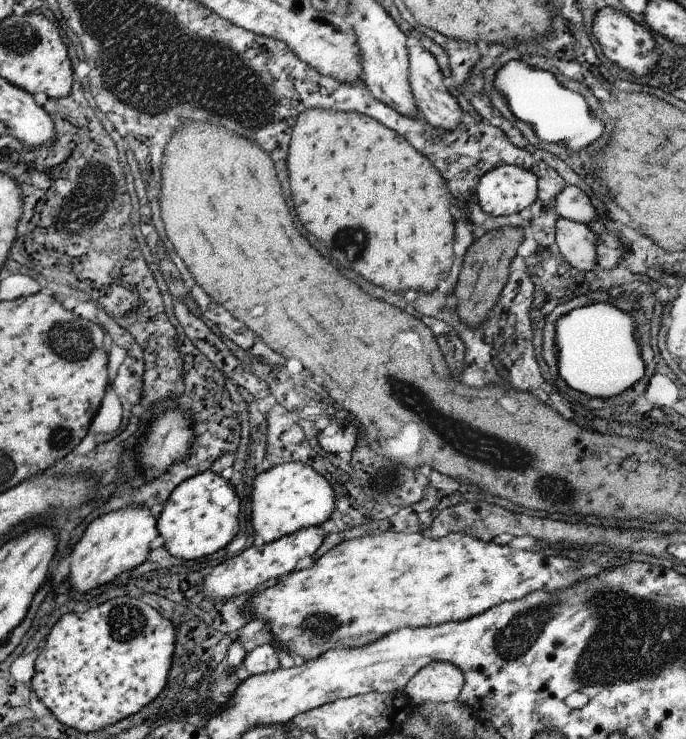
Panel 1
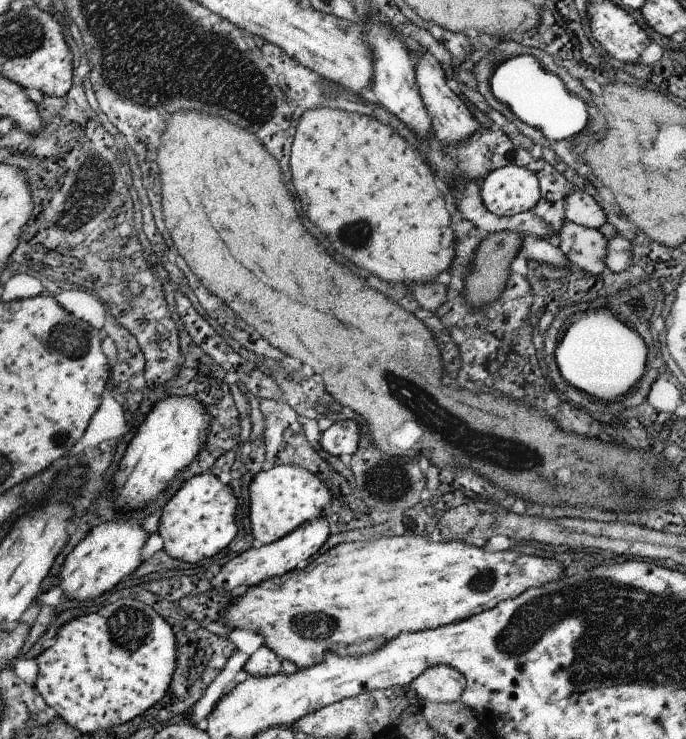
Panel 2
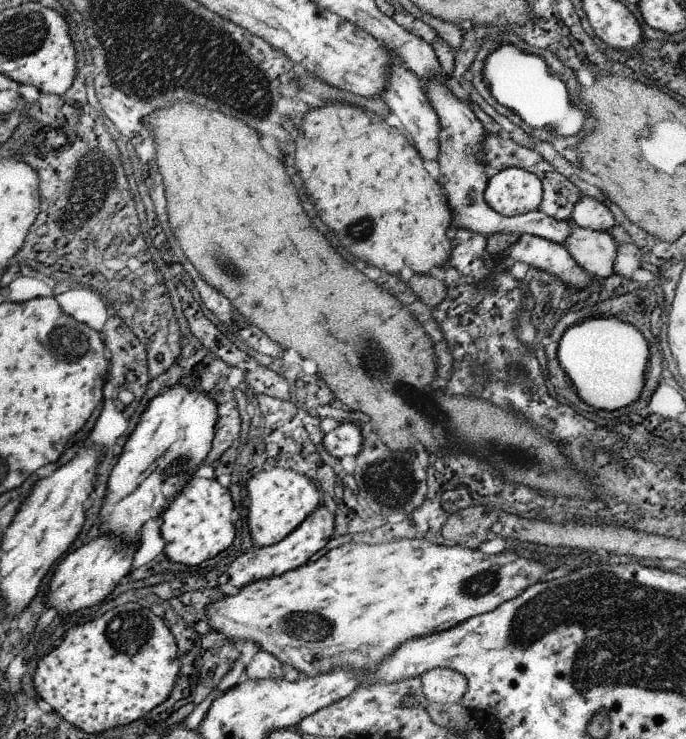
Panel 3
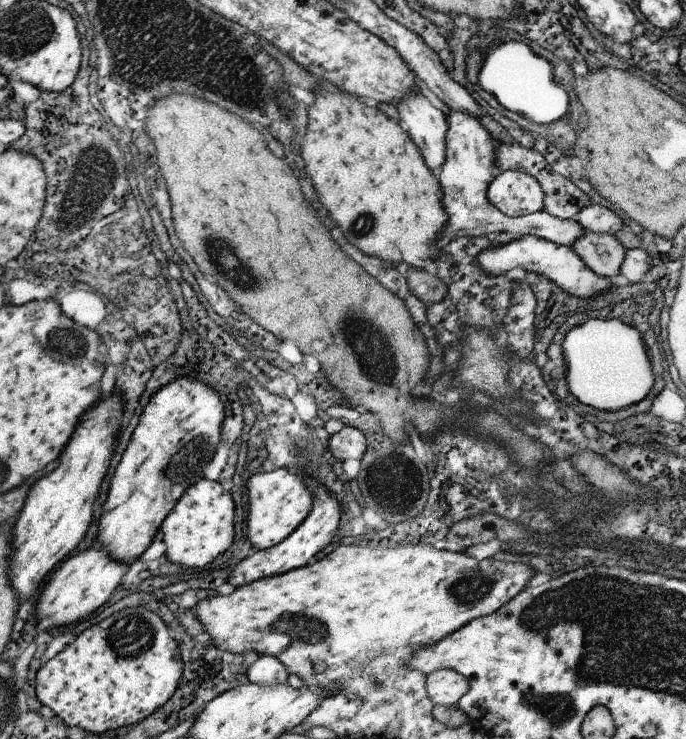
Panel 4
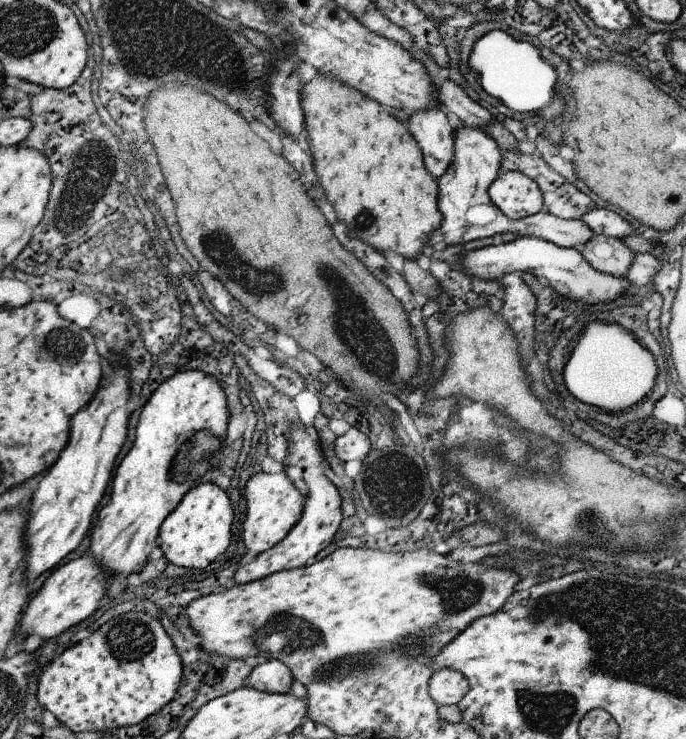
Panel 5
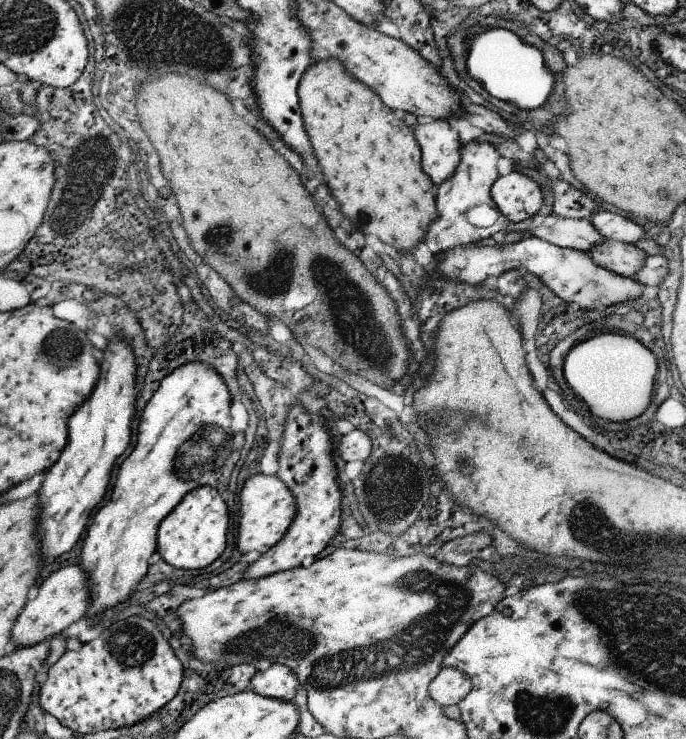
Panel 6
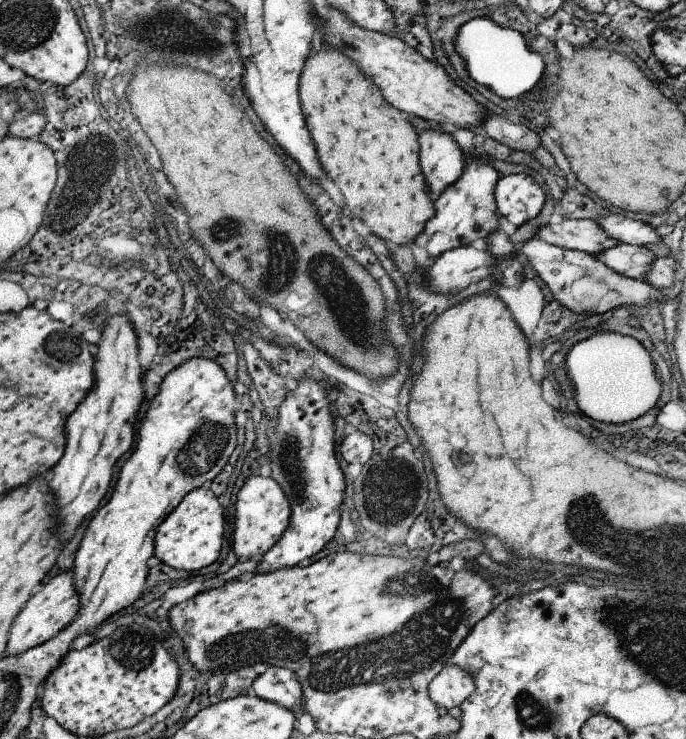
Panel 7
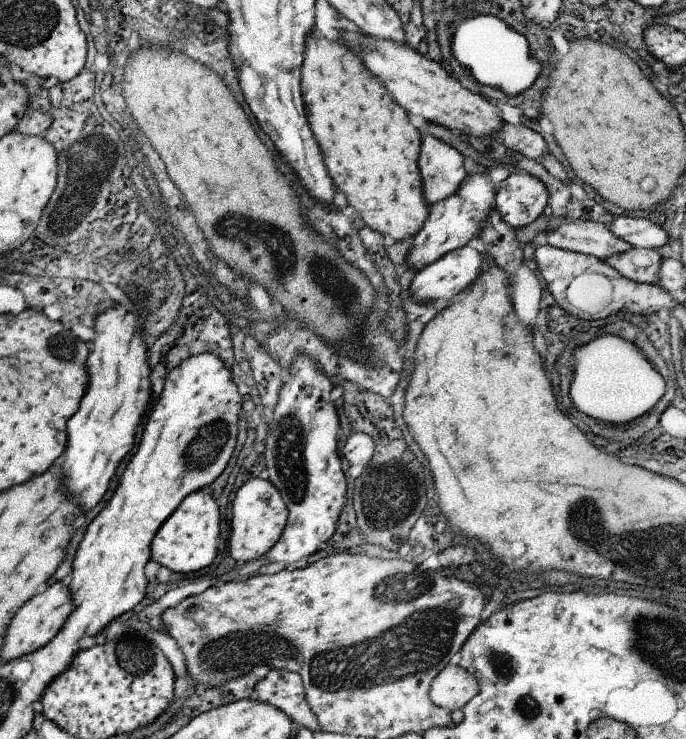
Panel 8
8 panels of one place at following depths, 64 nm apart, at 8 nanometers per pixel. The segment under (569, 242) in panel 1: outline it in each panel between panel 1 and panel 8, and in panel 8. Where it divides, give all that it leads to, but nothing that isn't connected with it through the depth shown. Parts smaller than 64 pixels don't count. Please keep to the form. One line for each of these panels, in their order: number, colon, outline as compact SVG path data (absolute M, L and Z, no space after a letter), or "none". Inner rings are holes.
2: M563 222L557 232L557 248L573 268L587 274L607 274L607 238L599 230L589 230Z
3: M571 226L569 236L561 242L573 262L593 278L609 278L613 272L617 244L607 232L593 232L587 228Z
4: M583 230L581 236L571 242L571 252L589 268L589 272L609 278L619 274L623 262L623 246L611 234L593 234Z
5: M591 236L581 248L581 256L593 270L615 278L623 278L633 260L633 252L623 240L605 236Z
6: M603 240L599 244L593 244L587 250L587 256L595 266L601 266L617 276L631 278L643 266L643 260L647 254L631 244Z
7: M615 244L611 248L605 248L595 254L595 260L617 272L619 276L641 280L645 278L651 262L655 260L655 254L649 252L643 246L627 246L627 244Z
8: M631 248L625 254L607 258L605 262L613 270L617 270L621 276L625 276L637 284L655 286L659 282L659 268L663 264L663 258L657 254L657 250Z

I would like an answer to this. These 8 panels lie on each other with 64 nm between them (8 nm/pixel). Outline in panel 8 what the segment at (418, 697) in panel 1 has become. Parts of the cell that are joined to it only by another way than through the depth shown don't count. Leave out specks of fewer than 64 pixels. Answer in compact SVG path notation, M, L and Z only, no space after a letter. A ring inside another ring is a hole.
M445 666L431 682L431 702L445 708L449 714L461 710L481 692L479 682L461 666Z

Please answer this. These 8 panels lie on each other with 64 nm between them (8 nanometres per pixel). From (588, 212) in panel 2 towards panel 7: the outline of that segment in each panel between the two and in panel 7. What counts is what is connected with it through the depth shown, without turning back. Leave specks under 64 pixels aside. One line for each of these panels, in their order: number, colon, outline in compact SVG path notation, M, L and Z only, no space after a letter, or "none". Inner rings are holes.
3: M581 194L581 198L573 204L575 206L571 208L571 214L569 214L571 222L569 224L579 226L579 228L587 228L593 232L607 232L609 228L615 226L611 212L601 202Z
4: M587 202L573 218L583 230L593 232L593 234L611 234L615 236L615 232L619 232L623 228L621 220L609 210L603 208L599 204L591 204Z
5: M589 210L581 216L581 222L595 234L595 236L605 236L605 238L615 238L623 240L633 234L633 228L629 222L625 222L619 214L611 210Z
6: M597 210L587 220L599 232L599 236L605 238L605 240L613 240L613 242L633 246L637 240L645 238L645 232L639 224L635 224L635 222L623 218L623 216L605 212L605 210Z
7: M607 214L599 220L595 220L595 224L599 224L599 228L613 238L619 244L627 244L627 246L647 246L647 244L659 244L663 242L661 236L657 236L655 230L651 230L649 224L643 224L641 220L629 220L623 214Z

